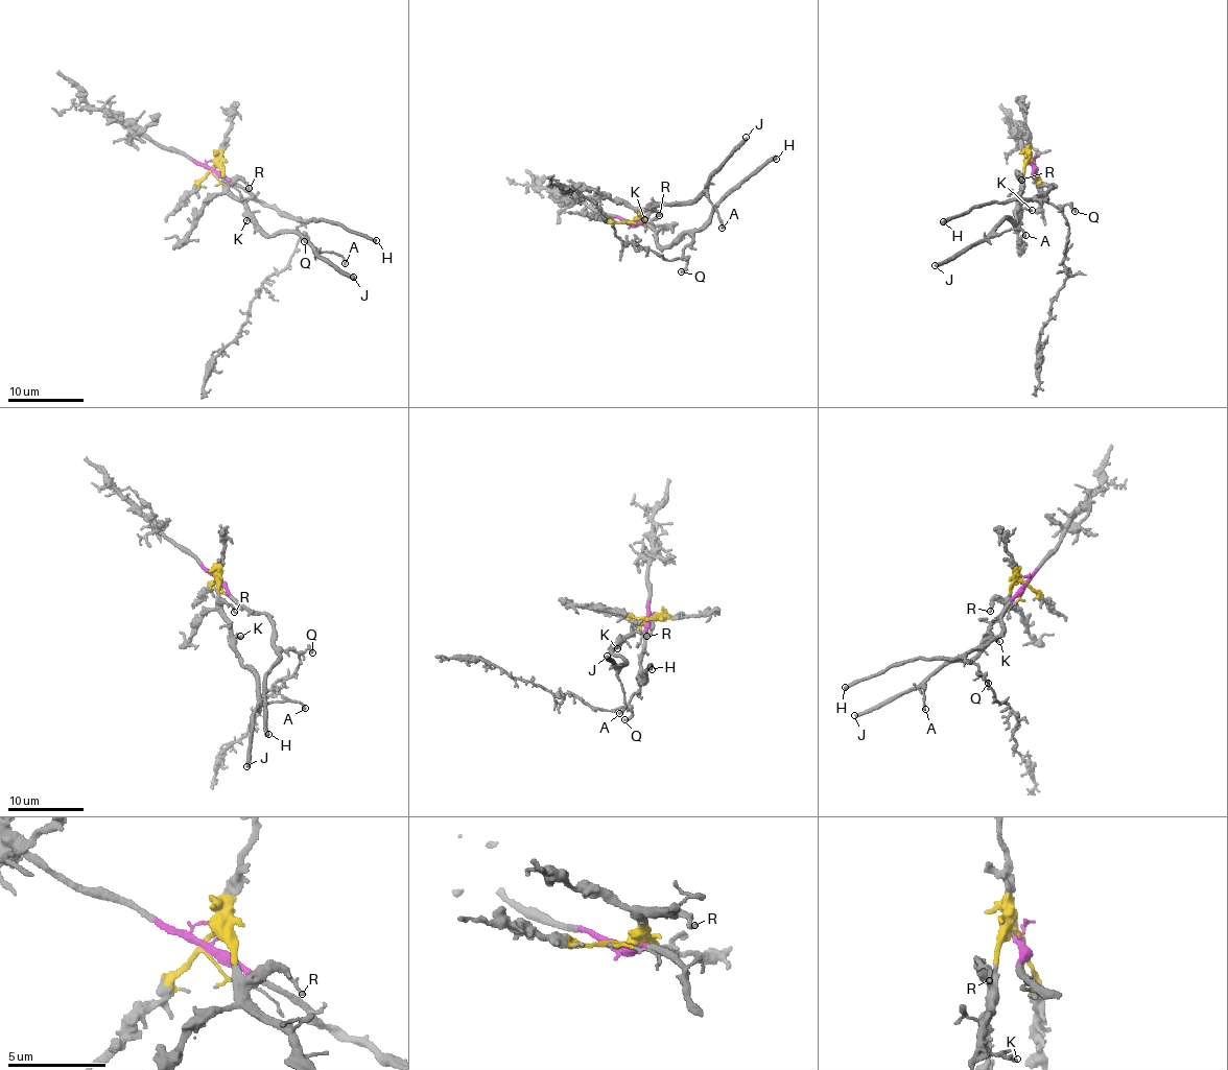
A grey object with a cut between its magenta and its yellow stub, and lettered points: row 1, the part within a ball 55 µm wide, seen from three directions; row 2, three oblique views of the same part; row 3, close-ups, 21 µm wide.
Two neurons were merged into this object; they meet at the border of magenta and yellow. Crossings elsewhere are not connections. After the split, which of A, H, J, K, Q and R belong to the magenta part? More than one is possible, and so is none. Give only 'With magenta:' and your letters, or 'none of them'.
With magenta: H, Q

